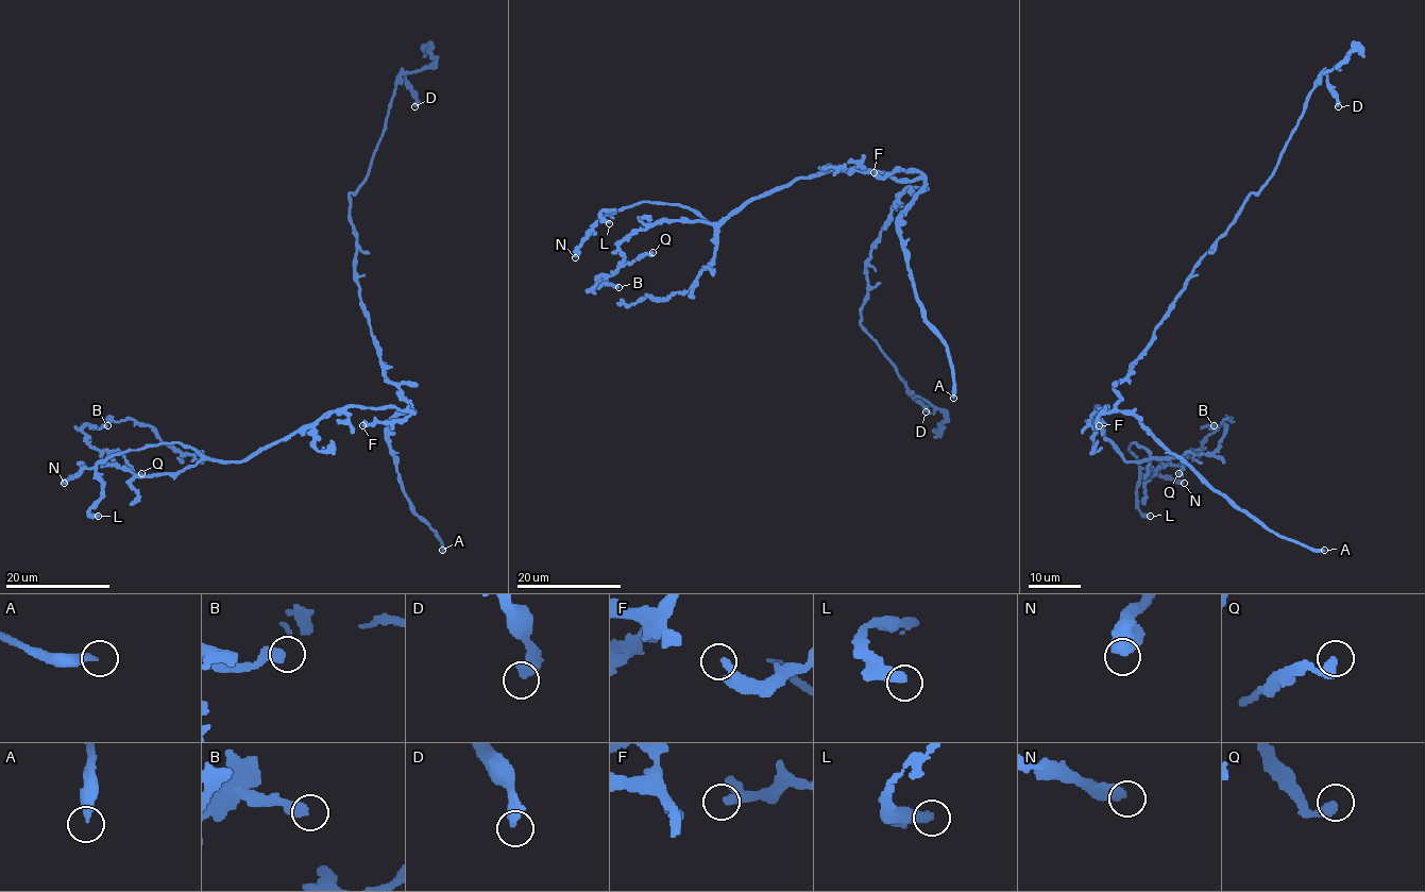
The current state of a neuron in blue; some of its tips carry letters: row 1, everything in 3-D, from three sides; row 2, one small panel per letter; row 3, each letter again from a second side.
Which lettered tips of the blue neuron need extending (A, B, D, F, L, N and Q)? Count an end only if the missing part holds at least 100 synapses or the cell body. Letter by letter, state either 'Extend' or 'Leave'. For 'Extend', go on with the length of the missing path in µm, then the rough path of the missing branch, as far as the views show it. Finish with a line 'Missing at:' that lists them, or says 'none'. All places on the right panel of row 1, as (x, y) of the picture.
A: Extend. Missing length about 180 µm
B: Leave
D: Leave
F: Leave
L: Leave
N: Leave
Q: Leave
Missing at: A

